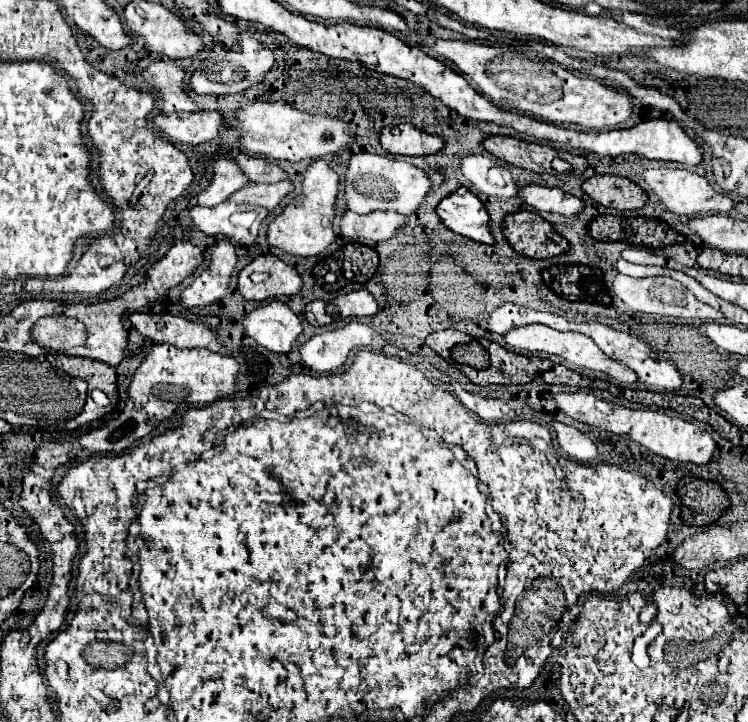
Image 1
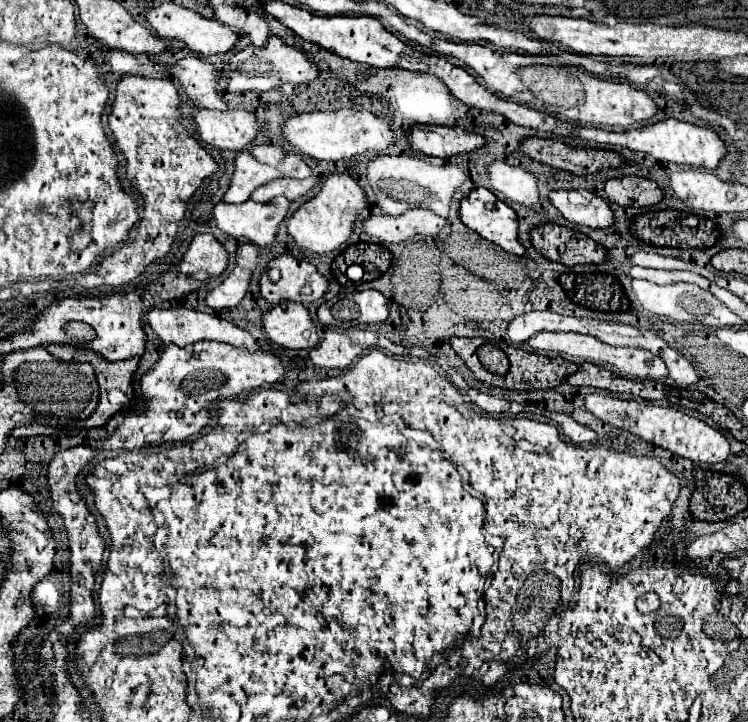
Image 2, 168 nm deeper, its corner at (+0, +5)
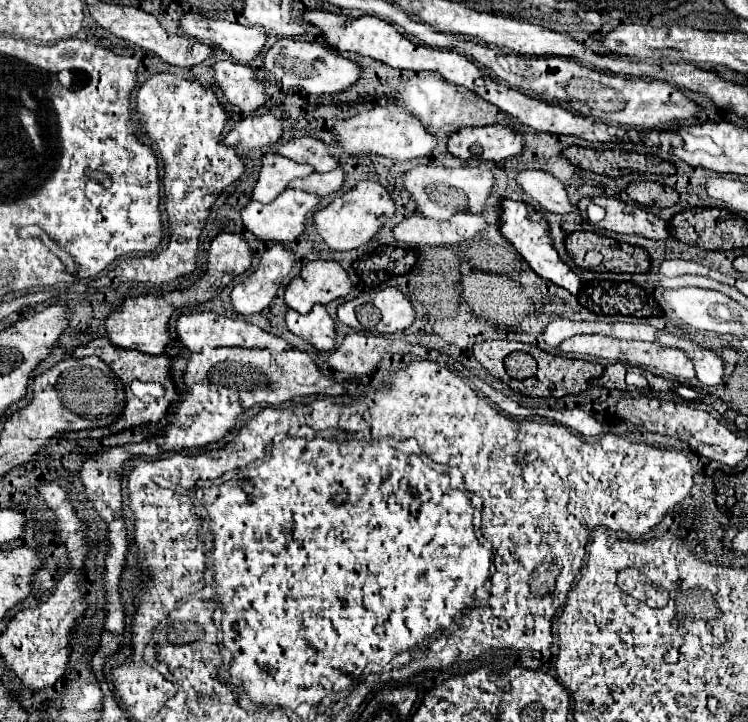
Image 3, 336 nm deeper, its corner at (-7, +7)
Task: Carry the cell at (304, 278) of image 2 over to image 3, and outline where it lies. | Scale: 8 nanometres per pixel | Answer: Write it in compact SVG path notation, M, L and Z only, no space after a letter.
M309 261L285 287L283 301L287 307L305 315L313 305L327 305L337 297L345 297L349 291L351 281L337 261Z

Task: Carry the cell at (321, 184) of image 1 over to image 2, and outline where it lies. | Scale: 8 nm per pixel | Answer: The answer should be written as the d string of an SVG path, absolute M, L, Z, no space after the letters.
M334 173L326 177L320 193L300 205L300 209L288 219L288 233L300 247L310 249L312 253L330 253L350 239L354 221L366 207L370 207L370 203L366 201L364 189L350 175Z

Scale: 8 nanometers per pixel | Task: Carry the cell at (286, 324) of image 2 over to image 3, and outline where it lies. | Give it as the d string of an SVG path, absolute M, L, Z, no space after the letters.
M313 305L307 315L301 315L293 309L285 315L287 329L319 351L331 351L335 347L335 325L323 305Z

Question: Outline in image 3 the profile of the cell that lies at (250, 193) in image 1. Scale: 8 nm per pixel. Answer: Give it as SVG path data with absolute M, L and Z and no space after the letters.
M335 167L329 173L311 173L307 177L293 179L289 183L289 187L293 187L293 189L301 189L301 191L307 191L307 193L313 193L313 195L319 195L319 197L335 193L341 185L343 185L341 167Z

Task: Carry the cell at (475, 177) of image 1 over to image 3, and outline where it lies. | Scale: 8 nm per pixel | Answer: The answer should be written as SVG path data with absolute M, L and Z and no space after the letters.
M527 169L527 171L519 171L515 179L517 179L519 187L531 199L535 199L545 211L551 211L551 213L573 211L573 205L567 199L565 187L551 173Z

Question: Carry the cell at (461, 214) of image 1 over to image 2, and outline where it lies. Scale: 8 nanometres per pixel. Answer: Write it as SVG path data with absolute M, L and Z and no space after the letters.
M472 189L460 205L462 221L484 239L500 245L504 251L524 257L526 249L518 241L518 215L488 189Z

